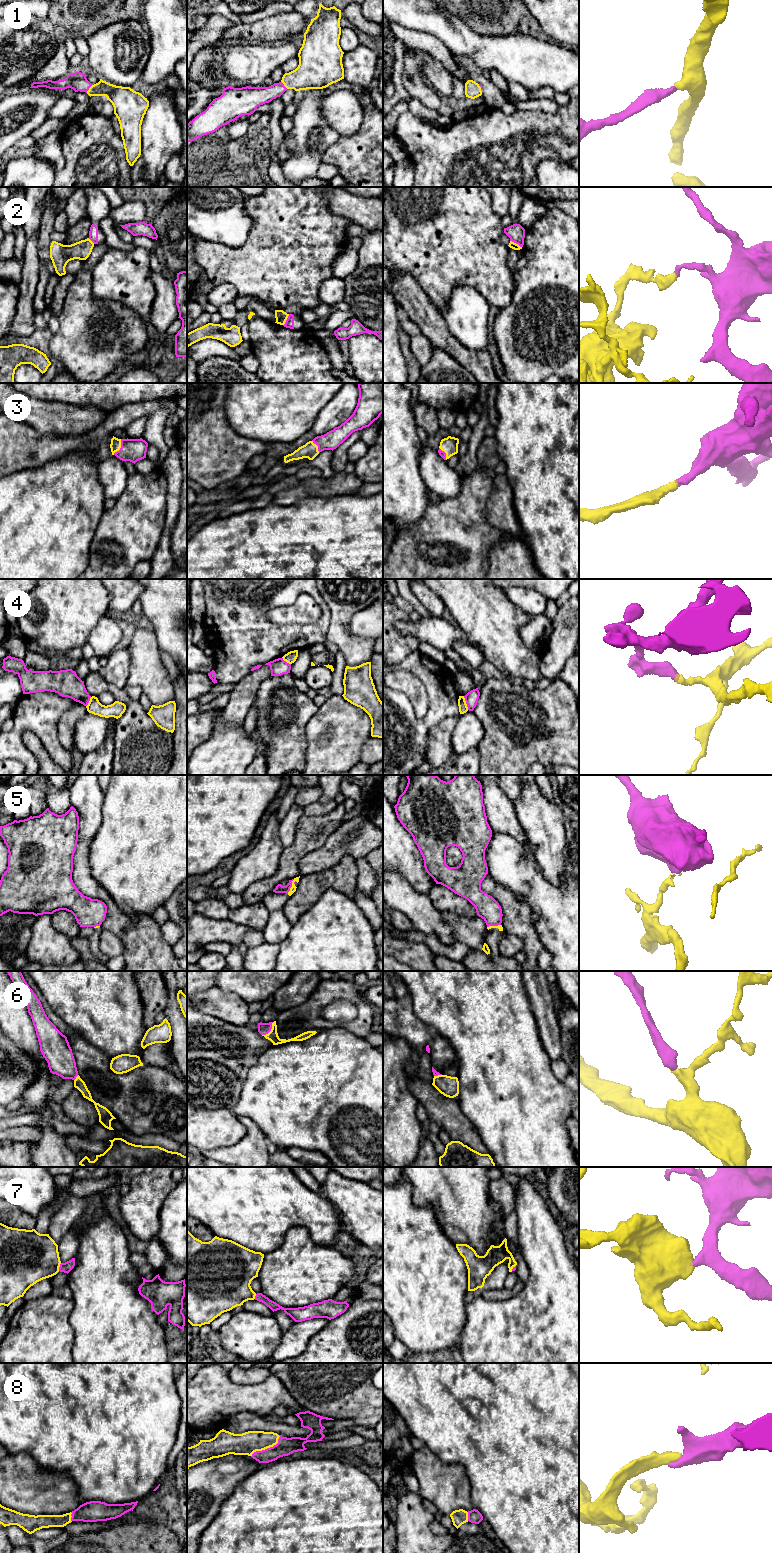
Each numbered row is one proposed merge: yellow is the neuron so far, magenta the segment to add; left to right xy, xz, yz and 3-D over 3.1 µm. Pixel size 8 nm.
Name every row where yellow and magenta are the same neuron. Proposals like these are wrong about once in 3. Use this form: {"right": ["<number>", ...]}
{"right": ["1", "3", "6", "7", "8"]}

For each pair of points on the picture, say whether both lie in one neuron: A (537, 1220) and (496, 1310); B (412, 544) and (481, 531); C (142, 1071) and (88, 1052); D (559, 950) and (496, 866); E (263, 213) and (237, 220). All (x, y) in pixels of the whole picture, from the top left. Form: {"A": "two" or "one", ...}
{"A": "one", "B": "one", "C": "one", "D": "one", "E": "two"}

